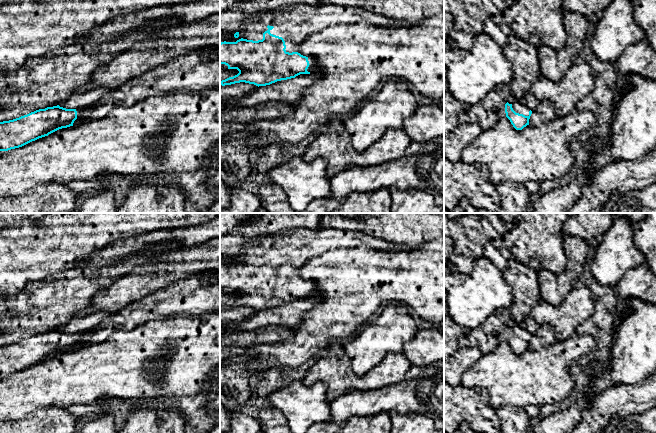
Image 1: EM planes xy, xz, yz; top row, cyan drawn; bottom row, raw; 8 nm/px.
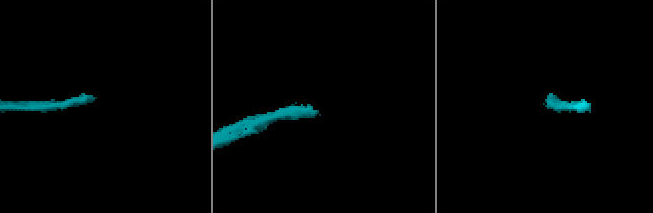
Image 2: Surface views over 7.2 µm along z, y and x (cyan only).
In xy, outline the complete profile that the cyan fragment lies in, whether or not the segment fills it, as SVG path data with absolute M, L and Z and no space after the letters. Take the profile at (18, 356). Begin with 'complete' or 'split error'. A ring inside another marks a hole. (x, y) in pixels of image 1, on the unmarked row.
split error; M57 329L0 346L0 375L22 371L59 353L73 350L77 341L91 332L66 333Z

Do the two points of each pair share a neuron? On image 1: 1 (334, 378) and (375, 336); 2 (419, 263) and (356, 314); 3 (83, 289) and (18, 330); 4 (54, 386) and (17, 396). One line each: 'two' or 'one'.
1: two
2: one
3: one
4: one

